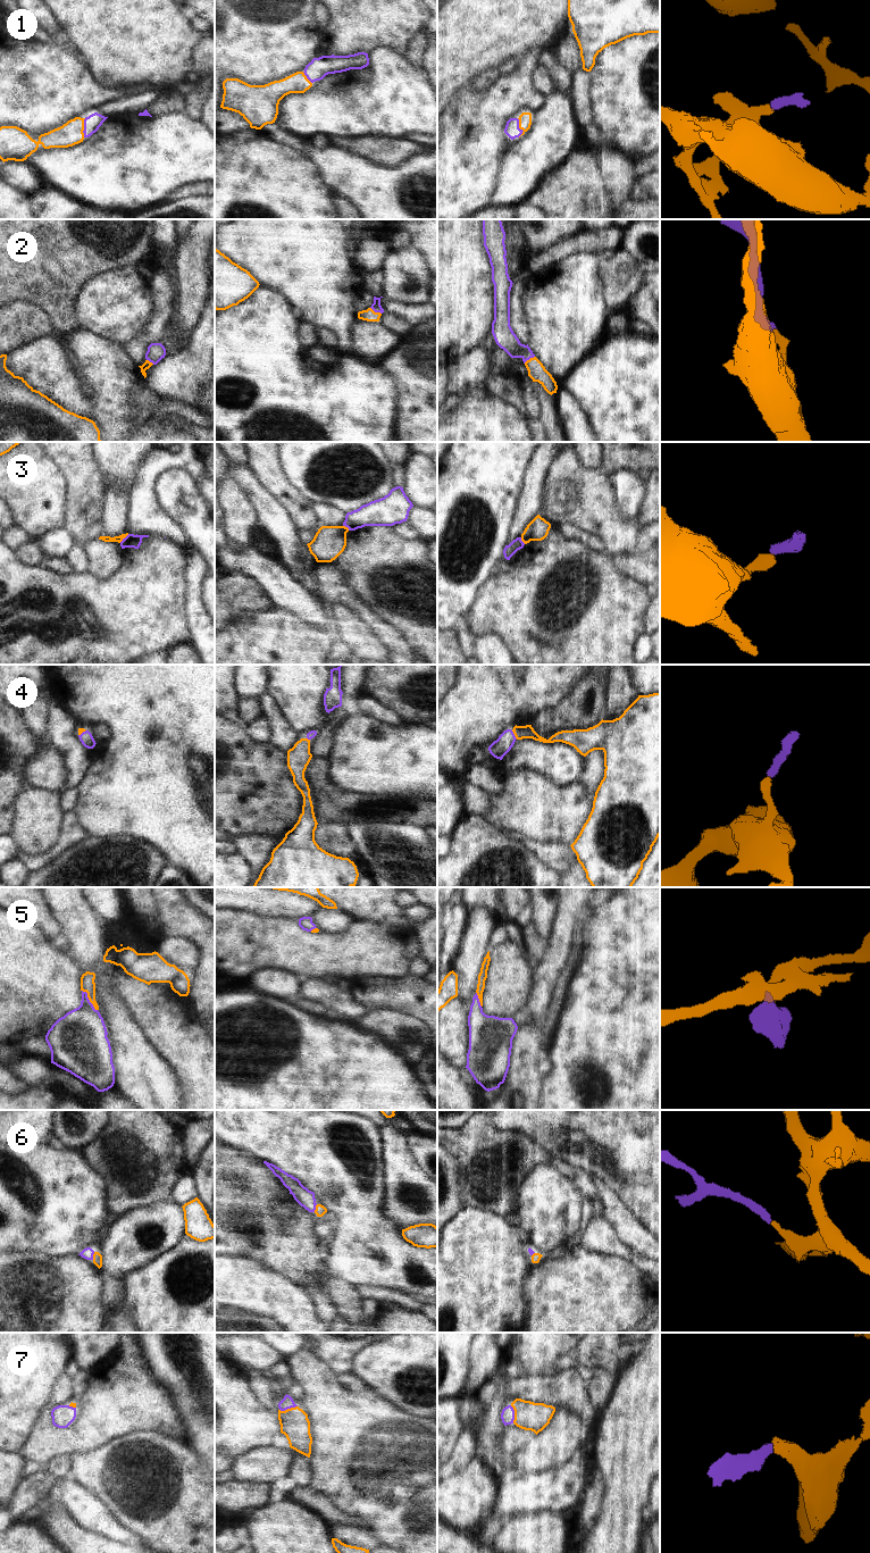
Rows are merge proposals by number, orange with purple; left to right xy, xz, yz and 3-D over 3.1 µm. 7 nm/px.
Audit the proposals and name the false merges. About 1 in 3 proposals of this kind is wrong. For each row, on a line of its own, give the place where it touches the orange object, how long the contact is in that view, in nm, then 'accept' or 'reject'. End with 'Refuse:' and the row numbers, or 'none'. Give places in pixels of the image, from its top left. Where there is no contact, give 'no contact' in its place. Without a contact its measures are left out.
1: meets orange in yz at (519, 127); contact 140 nm long; accept
2: meets orange in xz at (376, 312); contact 90 nm long; accept
3: meets orange in xy at (124, 537); contact 90 nm long; reject
4: meets orange in yz at (515, 735); contact 80 nm long; accept
5: meets orange in xy at (89, 999); contact 190 nm long; accept
6: meets orange in xy at (93, 1255); contact 60 nm long; accept
7: meets orange in xz at (287, 1409); contact 130 nm long; accept
Refuse: 3

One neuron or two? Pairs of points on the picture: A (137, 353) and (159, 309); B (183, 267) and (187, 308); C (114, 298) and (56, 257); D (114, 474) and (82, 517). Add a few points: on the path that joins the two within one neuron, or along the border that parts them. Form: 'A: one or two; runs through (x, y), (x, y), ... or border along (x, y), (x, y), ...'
A: one; runs through (141, 342), (156, 327), (159, 320)
B: one; runs through (187, 277), (187, 298)
C: two; border along (114, 270), (93, 276), (80, 291), (74, 303)
D: two; border along (95, 460), (107, 490)

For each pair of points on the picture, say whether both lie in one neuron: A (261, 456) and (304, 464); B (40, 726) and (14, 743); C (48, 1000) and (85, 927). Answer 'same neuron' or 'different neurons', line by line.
A: different neurons
B: different neurons
C: different neurons

